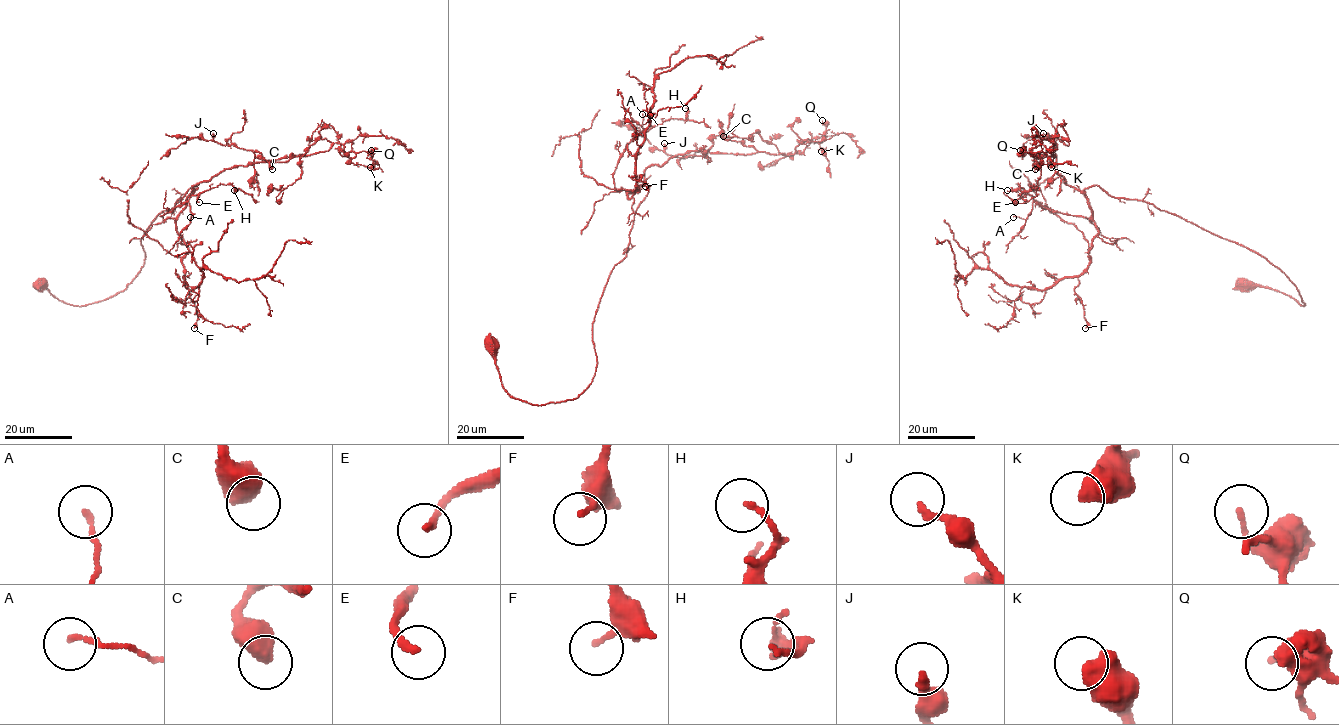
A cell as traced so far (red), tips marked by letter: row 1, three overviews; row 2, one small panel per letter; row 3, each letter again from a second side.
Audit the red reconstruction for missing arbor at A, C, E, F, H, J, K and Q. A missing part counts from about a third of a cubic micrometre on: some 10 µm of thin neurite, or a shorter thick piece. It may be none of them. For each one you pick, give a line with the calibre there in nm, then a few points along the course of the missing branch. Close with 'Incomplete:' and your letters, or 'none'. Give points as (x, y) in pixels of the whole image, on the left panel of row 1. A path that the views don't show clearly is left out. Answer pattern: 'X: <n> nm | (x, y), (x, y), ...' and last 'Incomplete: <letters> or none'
E: 190 nm | (199, 202), (214, 211), (241, 205), (248, 214)
Incomplete: E

